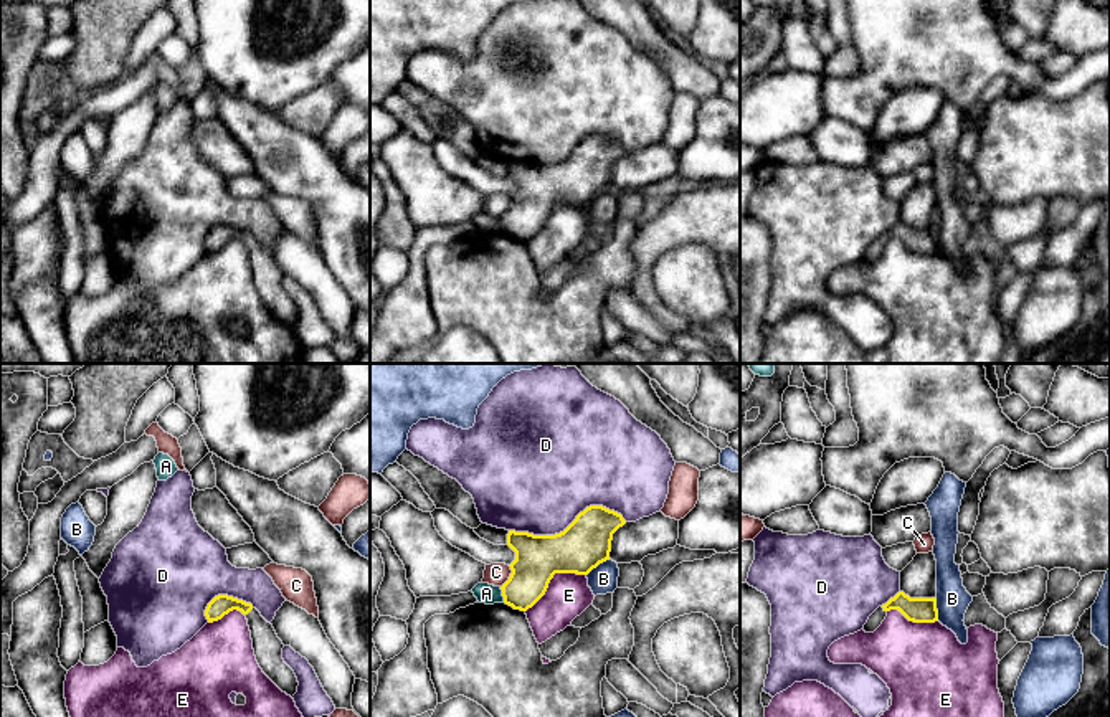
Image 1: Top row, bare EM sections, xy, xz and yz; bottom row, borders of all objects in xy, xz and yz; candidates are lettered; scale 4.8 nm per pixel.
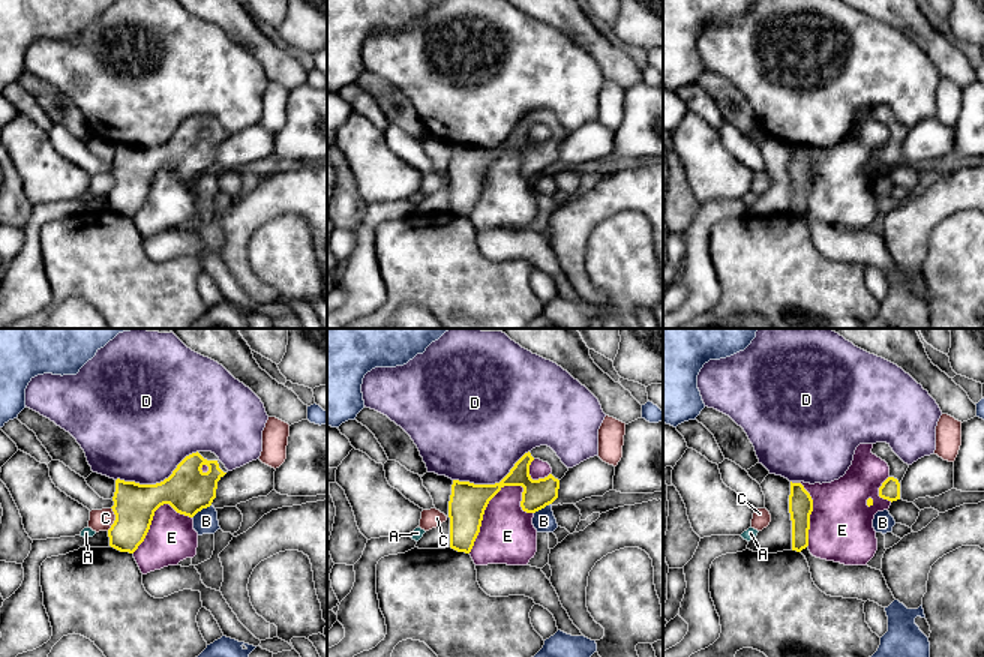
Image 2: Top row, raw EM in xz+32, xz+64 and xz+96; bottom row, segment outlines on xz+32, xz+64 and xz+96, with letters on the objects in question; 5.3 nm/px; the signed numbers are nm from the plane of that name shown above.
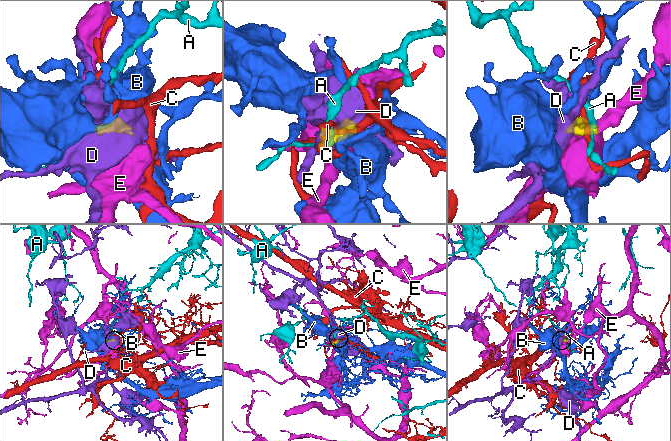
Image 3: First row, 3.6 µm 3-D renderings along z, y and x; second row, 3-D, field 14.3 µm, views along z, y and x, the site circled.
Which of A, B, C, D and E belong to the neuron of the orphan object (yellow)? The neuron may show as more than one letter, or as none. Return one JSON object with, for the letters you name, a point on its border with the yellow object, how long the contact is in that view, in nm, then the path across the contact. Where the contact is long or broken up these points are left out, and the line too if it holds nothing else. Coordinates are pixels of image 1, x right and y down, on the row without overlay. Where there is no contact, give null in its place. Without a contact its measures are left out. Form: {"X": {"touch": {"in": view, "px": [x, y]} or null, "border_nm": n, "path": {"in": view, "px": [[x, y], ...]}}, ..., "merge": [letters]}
{"merge": []}

